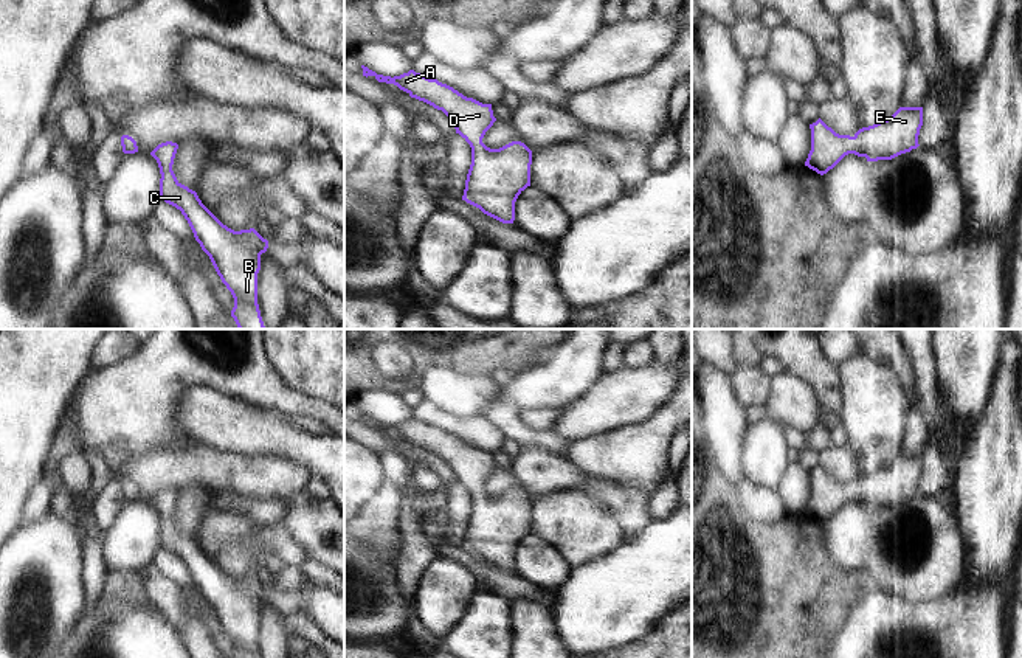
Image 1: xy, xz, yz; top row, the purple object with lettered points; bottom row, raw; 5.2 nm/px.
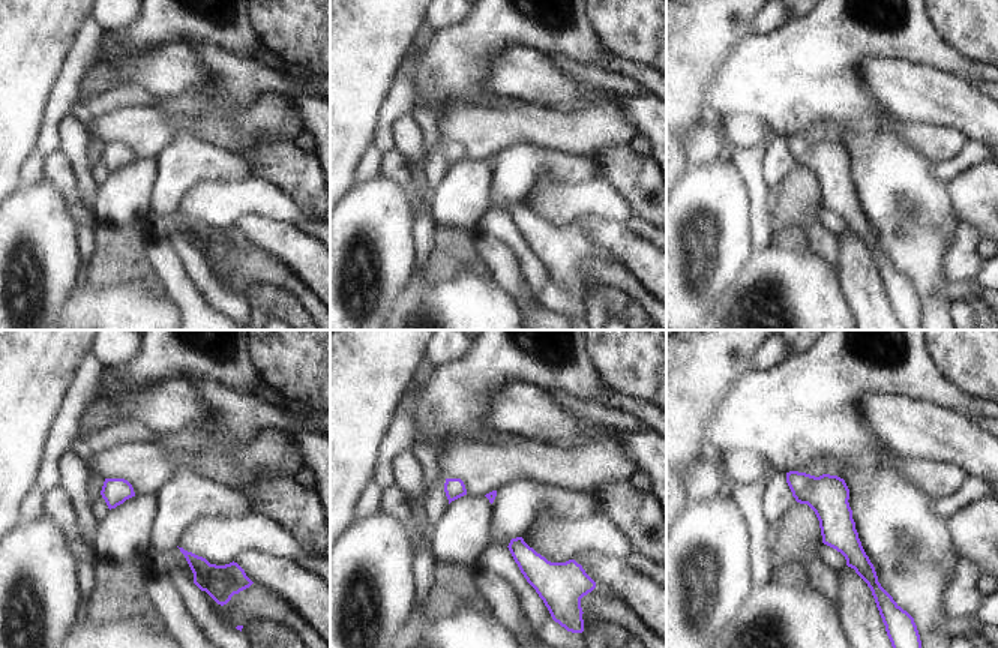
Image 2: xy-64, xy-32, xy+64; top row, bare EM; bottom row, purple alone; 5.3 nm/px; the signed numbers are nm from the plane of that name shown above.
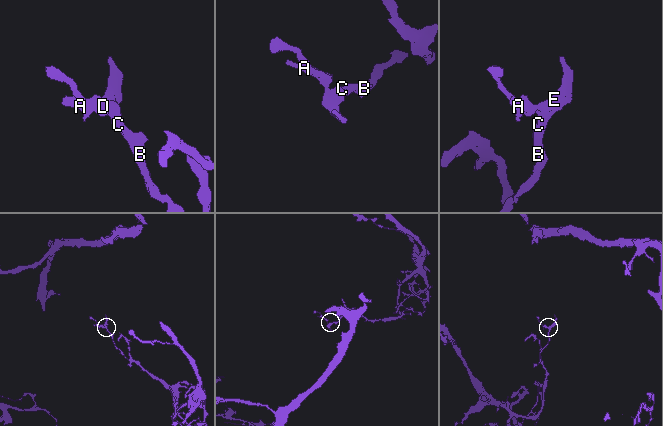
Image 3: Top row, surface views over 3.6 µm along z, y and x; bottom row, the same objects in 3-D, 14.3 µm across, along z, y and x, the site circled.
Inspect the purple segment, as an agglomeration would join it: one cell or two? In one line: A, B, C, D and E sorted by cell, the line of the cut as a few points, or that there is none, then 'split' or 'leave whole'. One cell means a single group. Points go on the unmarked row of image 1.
A B C D E | no cut | leave whole

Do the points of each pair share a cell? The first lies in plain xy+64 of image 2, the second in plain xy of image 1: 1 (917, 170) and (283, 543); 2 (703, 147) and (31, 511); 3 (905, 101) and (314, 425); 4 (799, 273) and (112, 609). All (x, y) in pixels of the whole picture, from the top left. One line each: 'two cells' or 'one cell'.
1: two cells
2: one cell
3: two cells
4: two cells

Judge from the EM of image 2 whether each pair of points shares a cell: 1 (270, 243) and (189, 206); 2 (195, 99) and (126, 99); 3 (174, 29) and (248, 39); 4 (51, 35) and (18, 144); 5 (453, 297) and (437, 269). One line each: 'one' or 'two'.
1: two
2: one
3: one
4: one
5: two

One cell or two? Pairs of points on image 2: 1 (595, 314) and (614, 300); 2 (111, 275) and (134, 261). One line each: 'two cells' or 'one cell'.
1: two cells
2: one cell

